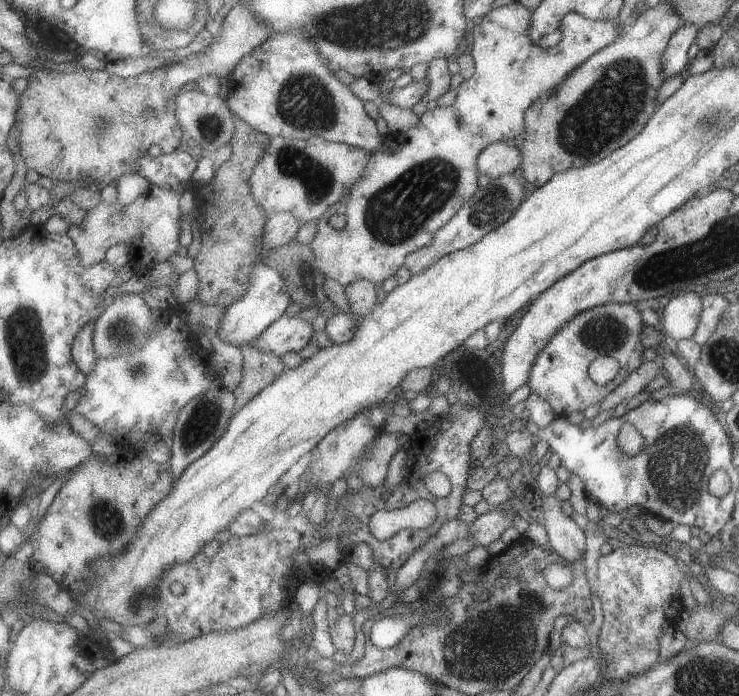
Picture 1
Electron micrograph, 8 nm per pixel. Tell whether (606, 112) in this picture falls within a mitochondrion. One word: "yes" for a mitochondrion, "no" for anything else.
yes

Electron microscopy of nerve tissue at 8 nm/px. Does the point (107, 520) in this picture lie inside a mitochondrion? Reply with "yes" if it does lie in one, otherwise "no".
yes

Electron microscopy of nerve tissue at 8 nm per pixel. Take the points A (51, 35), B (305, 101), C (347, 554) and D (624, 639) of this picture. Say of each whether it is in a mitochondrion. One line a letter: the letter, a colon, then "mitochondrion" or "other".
A: other
B: mitochondrion
C: other
D: other

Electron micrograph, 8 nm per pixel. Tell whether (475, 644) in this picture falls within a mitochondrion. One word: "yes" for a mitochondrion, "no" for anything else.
yes

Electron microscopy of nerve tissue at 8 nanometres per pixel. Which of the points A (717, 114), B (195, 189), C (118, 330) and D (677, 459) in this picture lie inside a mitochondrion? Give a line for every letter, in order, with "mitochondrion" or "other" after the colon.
A: mitochondrion
B: other
C: mitochondrion
D: mitochondrion

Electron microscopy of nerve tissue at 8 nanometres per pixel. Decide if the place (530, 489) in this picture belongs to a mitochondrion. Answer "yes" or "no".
no

